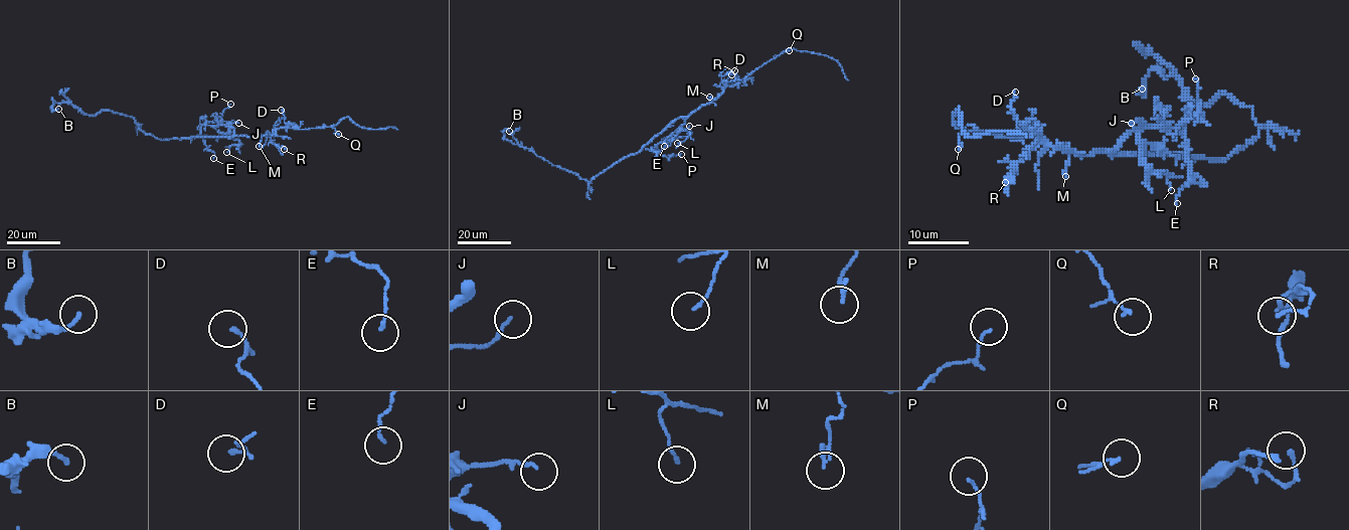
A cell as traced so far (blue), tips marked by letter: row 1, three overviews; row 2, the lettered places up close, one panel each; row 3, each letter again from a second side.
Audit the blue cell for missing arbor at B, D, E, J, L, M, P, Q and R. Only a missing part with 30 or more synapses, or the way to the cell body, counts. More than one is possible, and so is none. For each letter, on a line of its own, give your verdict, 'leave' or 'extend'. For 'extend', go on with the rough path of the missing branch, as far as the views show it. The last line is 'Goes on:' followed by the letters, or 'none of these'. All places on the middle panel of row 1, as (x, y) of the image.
B: leave
D: leave
E: leave
J: leave
L: leave
M: leave
P: leave
Q: leave
R: leave
Goes on: none of these

